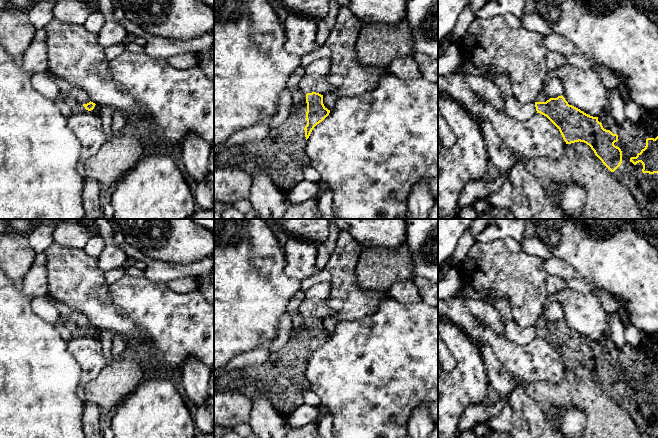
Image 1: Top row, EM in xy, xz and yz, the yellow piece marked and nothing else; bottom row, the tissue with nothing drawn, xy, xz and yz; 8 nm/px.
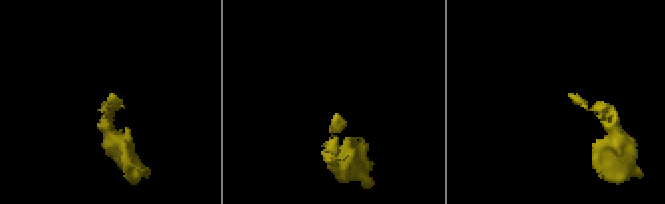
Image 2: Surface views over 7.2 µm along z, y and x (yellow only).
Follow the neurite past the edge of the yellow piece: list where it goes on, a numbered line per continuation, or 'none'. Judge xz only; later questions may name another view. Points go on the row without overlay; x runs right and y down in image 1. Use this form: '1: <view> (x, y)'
1: xz (282, 378)

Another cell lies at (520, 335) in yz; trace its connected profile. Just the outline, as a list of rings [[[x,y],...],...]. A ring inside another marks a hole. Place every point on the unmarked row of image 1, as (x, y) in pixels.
[[[507,298],[491,299],[490,303],[500,312],[505,321],[503,335],[508,340],[519,345],[526,345],[537,337],[534,326],[522,327],[516,324],[512,316],[510,302]]]

